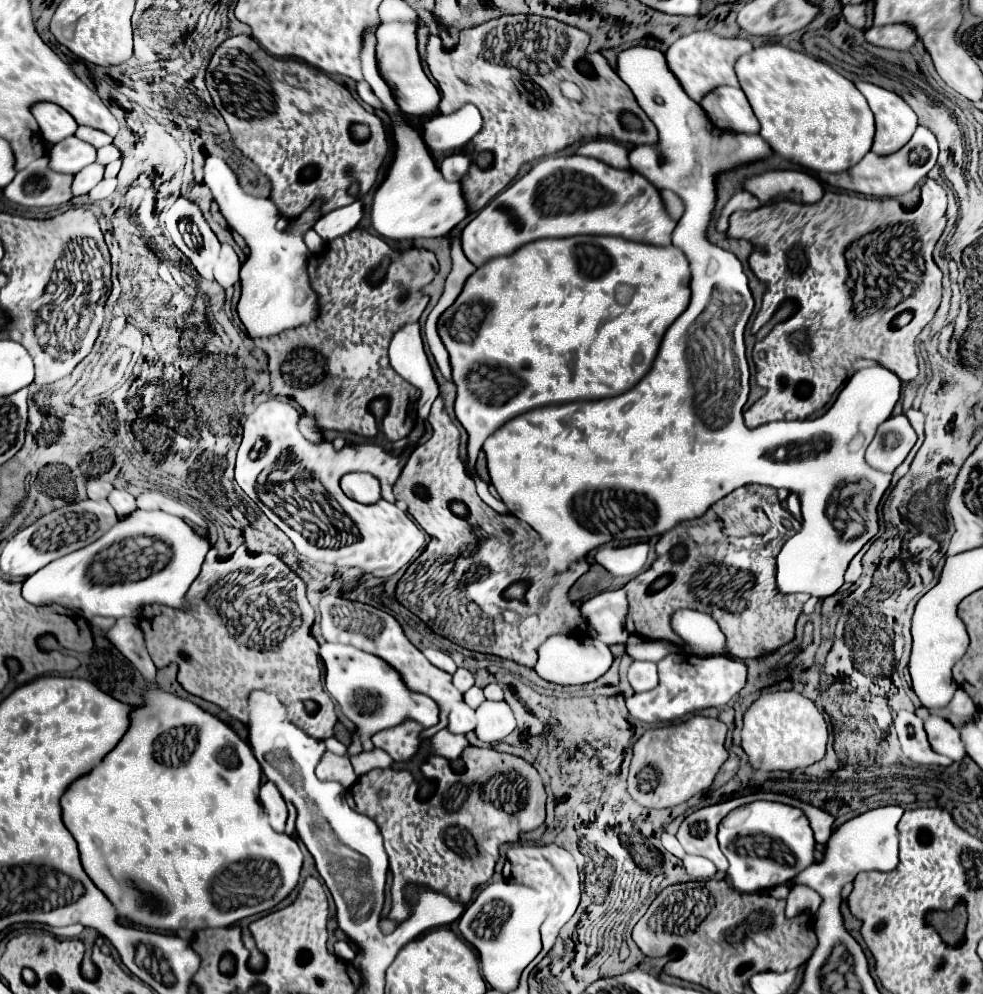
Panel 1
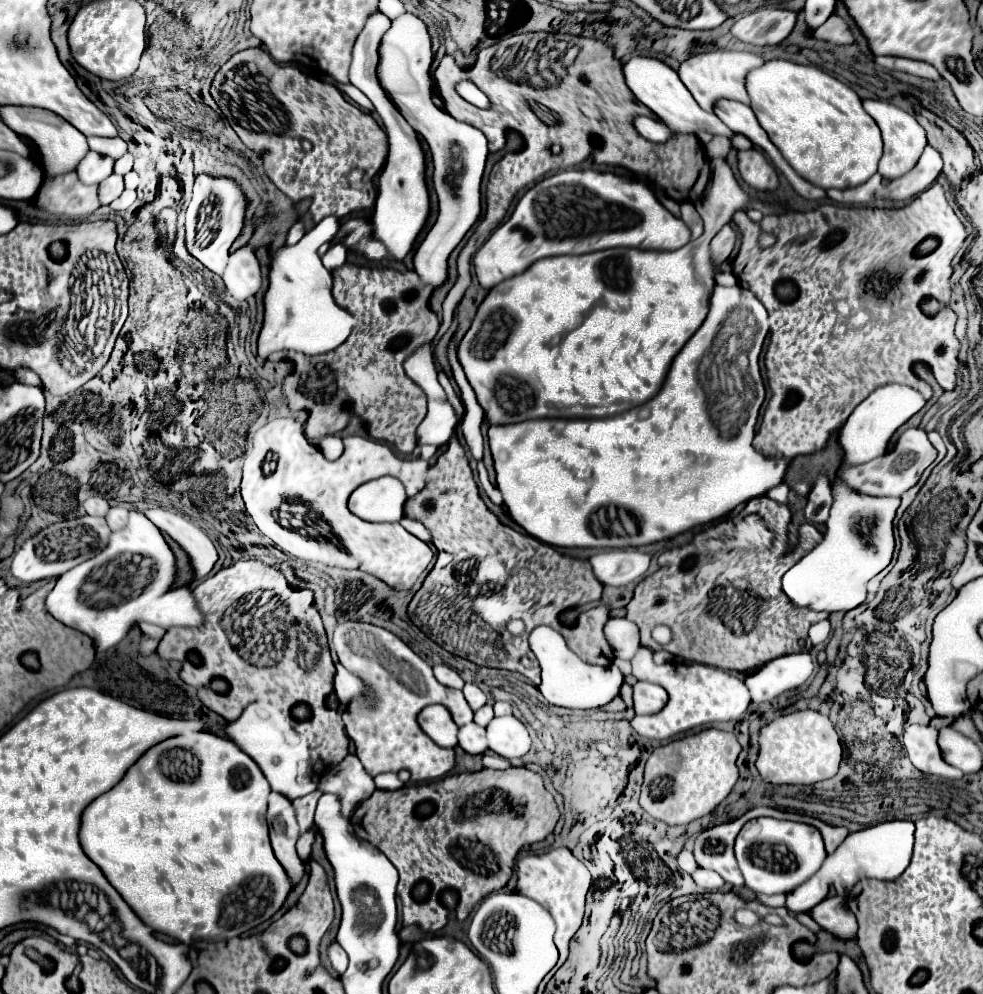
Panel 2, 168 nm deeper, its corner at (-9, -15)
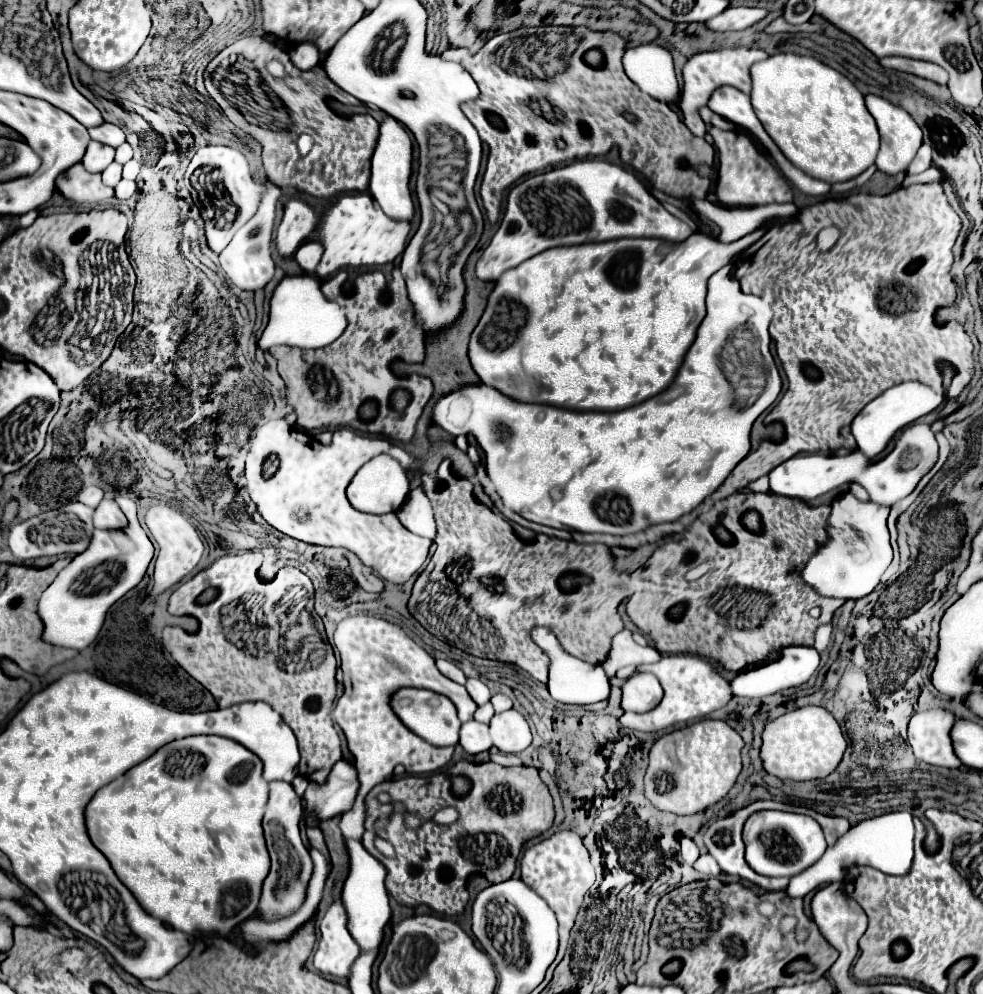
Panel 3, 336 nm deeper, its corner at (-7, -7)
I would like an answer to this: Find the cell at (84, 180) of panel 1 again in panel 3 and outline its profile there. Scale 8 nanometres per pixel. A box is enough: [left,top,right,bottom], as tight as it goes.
[102,162,122,188]

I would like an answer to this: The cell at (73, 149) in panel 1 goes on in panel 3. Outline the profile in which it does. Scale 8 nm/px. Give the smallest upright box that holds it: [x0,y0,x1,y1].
[82,142,114,172]

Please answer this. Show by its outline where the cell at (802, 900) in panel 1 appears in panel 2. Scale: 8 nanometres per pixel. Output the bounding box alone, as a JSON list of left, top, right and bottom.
[812,896,858,940]

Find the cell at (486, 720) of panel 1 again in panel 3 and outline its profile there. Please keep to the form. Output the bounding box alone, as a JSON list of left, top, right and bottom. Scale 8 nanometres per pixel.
[490,710,532,754]

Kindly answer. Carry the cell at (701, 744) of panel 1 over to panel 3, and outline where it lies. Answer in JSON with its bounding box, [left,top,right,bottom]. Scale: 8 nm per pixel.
[644,720,742,814]

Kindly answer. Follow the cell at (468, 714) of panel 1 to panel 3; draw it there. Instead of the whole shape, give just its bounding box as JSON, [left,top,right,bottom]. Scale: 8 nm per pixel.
[460,720,492,754]

